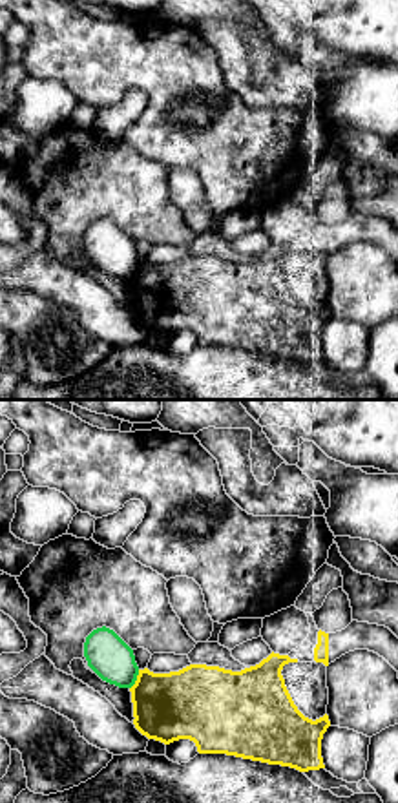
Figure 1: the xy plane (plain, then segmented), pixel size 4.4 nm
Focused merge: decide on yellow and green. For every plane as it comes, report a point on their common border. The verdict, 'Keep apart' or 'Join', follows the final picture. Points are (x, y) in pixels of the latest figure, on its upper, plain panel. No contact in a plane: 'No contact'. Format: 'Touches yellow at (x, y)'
Touches yellow at (137, 271)

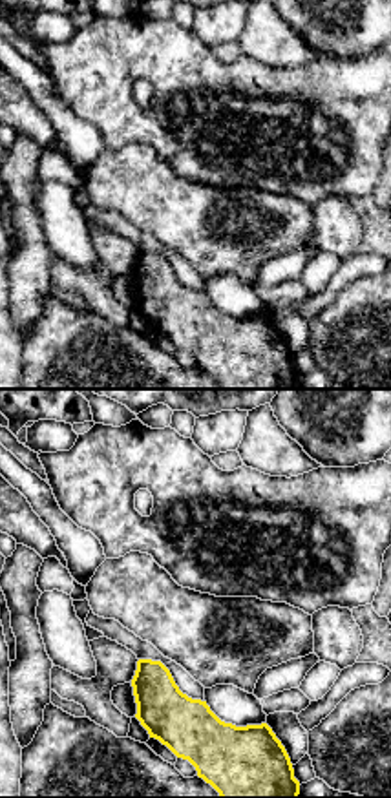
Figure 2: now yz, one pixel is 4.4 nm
No contact

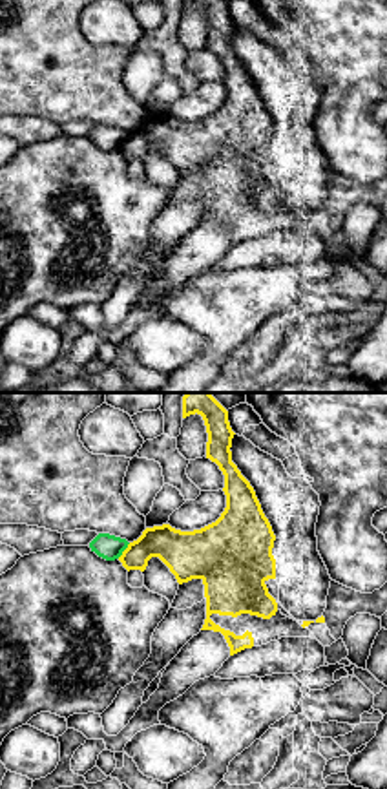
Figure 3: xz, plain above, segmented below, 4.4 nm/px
Touches yellow at (125, 141)

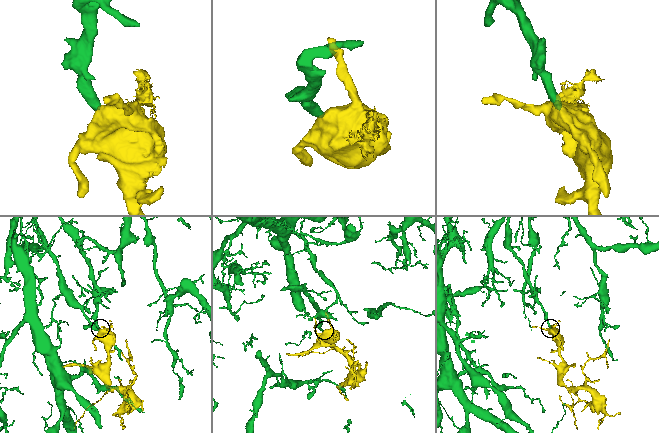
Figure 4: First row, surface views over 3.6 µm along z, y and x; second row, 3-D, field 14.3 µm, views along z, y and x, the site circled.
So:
Keep apart

